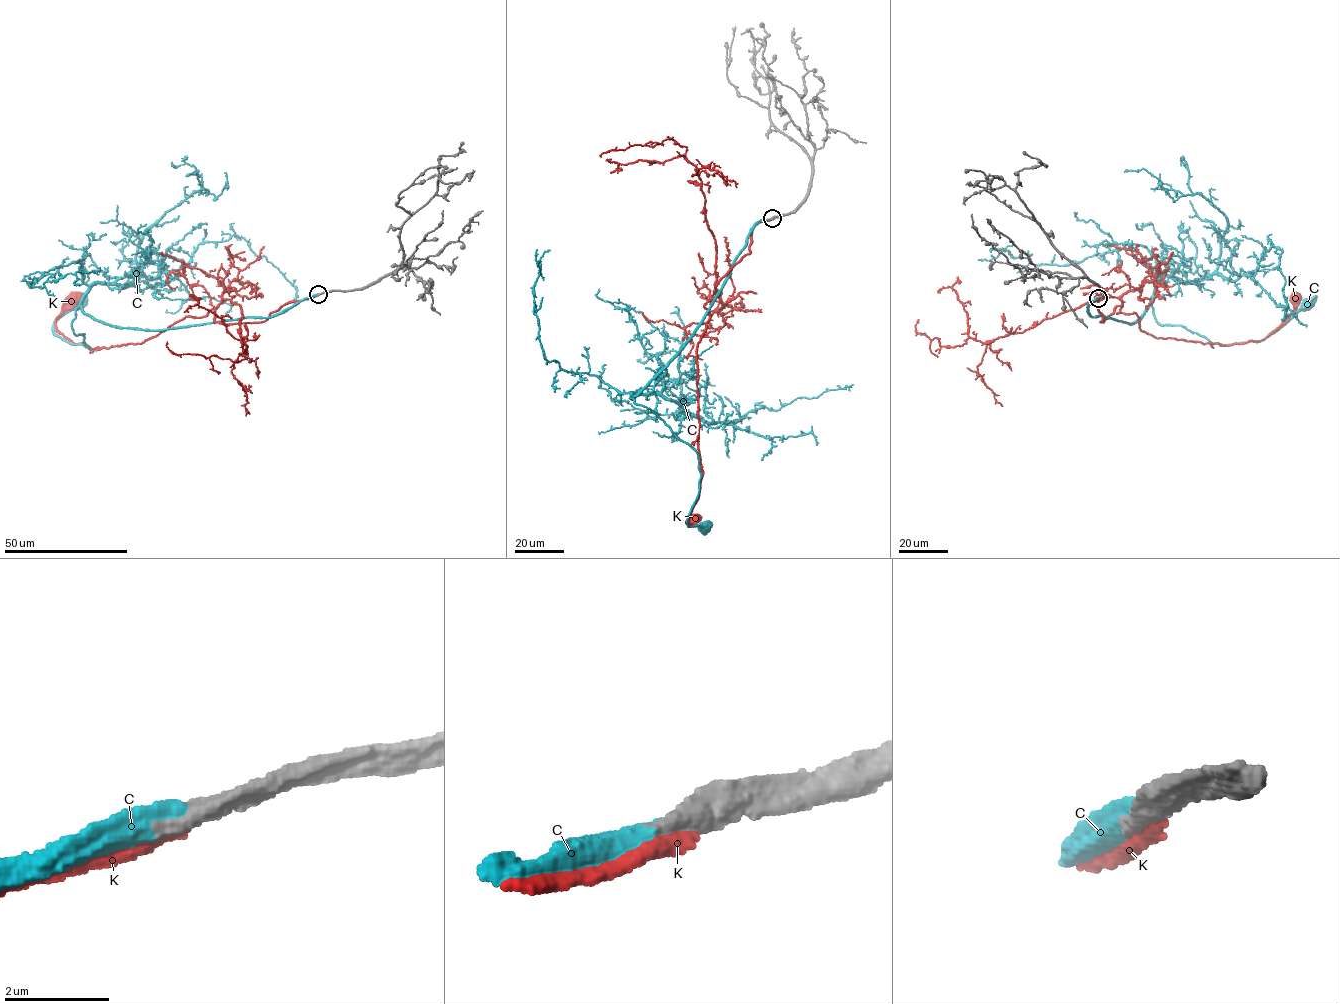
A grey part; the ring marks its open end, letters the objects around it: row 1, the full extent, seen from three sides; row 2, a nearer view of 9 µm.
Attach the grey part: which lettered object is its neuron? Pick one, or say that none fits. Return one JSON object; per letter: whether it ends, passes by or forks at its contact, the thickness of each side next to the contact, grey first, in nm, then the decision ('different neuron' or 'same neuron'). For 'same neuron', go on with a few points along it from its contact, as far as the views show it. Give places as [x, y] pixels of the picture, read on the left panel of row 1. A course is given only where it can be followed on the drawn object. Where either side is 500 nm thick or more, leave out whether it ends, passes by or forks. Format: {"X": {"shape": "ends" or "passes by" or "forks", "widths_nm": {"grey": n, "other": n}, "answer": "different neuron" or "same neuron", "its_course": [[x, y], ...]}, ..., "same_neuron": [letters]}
{"C": {"shape": "ends", "widths_nm": {"grey": 480, "other": 400}, "answer": "same neuron", "its_course": [[318, 295], [272, 316], [159, 330], [116, 328], [79, 306], [71, 326], [90, 350], [53, 330], [80, 303]]}, "K": {"widths_nm": {"grey": 500, "other": 320}, "answer": "different neuron"}, "same_neuron": ["C"]}

